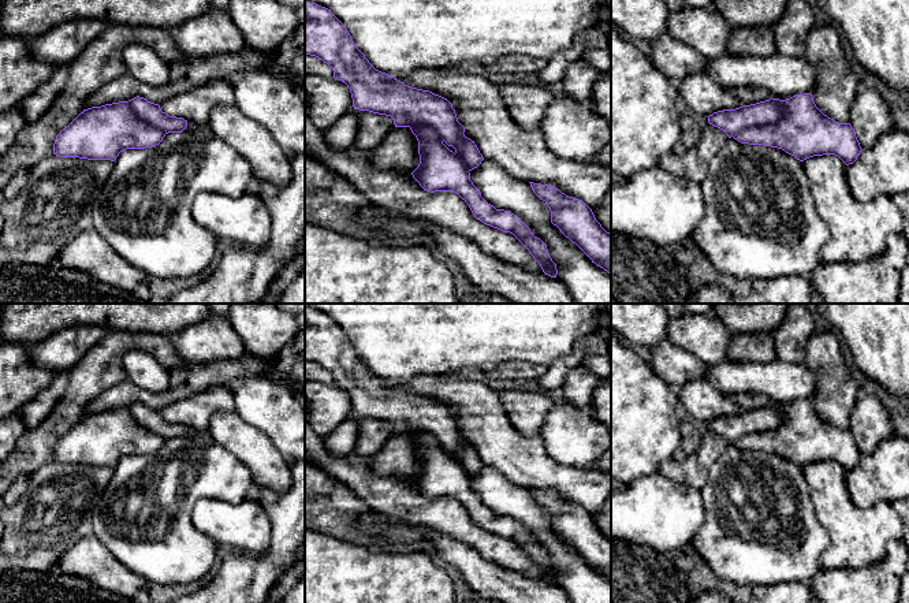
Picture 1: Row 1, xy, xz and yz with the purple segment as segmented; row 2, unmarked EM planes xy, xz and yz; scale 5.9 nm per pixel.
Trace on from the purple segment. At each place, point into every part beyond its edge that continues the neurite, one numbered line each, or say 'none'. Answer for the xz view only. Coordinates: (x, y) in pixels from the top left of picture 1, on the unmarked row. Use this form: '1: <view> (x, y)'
none

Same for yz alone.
none

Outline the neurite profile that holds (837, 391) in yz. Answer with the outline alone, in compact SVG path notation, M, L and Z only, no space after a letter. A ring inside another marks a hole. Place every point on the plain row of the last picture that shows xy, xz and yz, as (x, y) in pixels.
M790 304L782 324L772 332L776 358L785 362L804 362L817 379L812 403L816 413L838 429L849 429L850 414L860 398L857 381L843 362L839 340L830 331L816 332L811 310L802 304Z

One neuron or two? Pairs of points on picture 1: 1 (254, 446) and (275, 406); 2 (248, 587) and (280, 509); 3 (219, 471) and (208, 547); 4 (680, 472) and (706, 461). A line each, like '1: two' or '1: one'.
1: two
2: one
3: one
4: one

